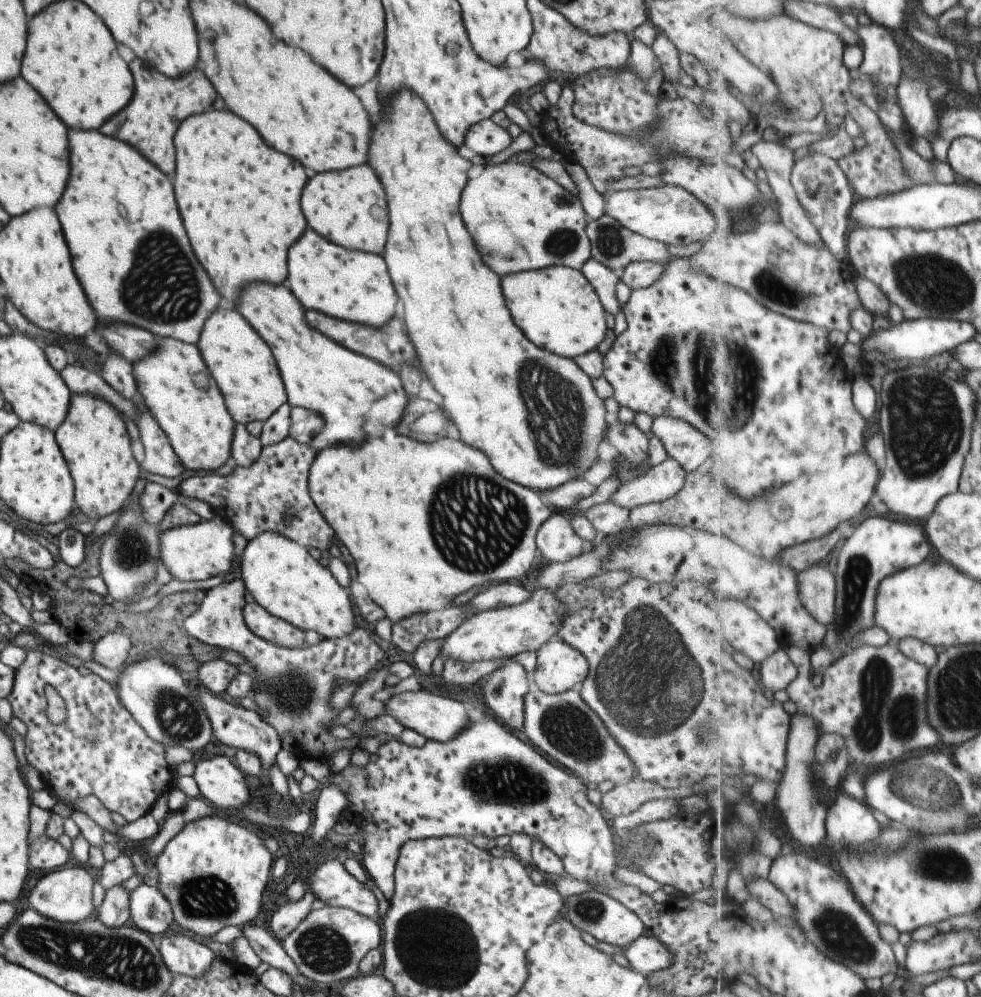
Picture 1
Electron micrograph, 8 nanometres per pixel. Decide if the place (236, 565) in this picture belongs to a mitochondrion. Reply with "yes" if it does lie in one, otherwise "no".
no

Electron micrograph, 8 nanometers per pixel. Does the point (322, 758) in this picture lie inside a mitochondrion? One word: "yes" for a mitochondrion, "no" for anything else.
no

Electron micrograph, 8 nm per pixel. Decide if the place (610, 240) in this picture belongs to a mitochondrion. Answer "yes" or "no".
yes

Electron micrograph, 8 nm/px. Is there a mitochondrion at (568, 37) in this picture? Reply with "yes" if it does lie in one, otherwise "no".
yes

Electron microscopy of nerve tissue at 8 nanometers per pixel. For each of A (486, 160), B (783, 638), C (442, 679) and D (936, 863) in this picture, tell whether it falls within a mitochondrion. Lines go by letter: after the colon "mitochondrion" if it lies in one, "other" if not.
A: other
B: other
C: other
D: mitochondrion

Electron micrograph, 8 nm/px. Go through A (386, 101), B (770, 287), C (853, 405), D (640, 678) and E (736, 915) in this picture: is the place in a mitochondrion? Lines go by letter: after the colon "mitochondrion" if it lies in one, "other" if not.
A: other
B: mitochondrion
C: other
D: mitochondrion
E: other

